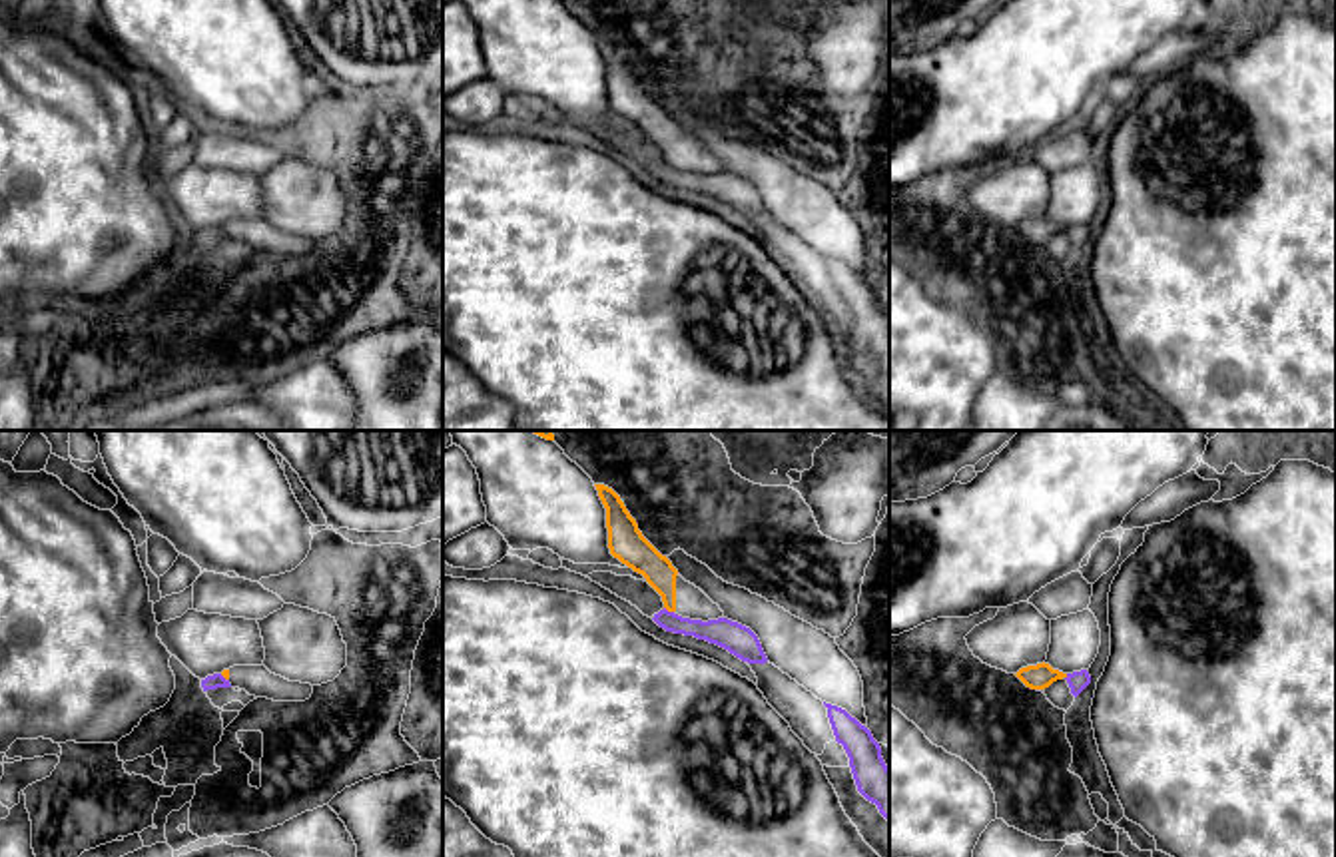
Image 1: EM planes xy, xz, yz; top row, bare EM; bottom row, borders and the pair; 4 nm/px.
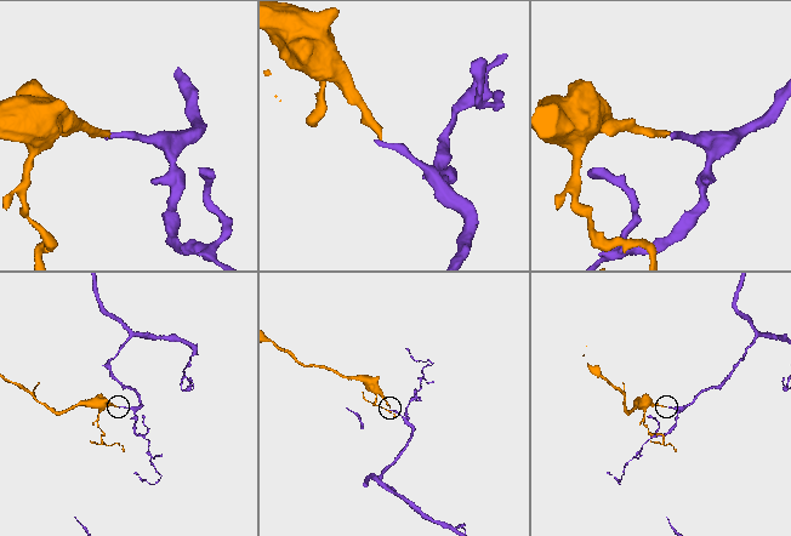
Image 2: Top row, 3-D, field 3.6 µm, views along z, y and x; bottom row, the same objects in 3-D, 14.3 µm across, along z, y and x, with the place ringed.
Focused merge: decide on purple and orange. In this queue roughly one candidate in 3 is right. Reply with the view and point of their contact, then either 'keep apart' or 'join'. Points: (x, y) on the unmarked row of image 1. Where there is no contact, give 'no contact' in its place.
meets purple in xz at (667, 164); keep apart

